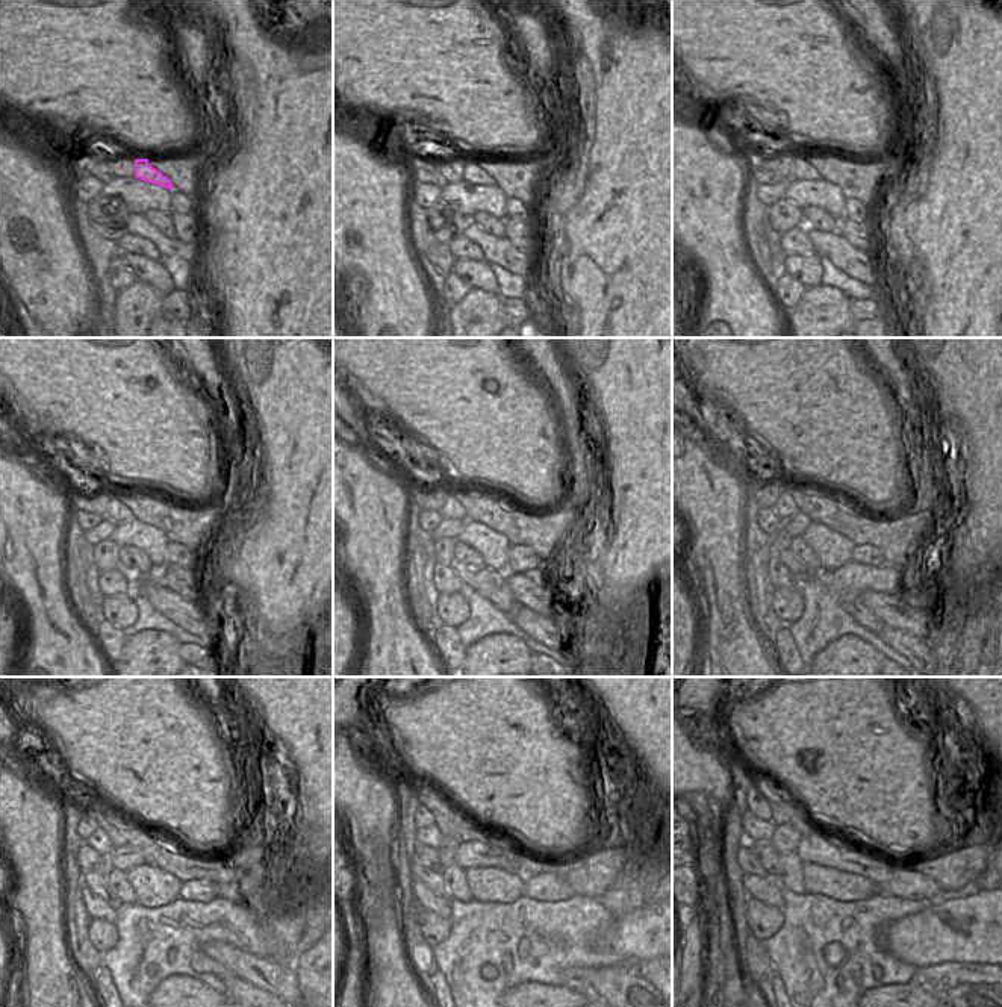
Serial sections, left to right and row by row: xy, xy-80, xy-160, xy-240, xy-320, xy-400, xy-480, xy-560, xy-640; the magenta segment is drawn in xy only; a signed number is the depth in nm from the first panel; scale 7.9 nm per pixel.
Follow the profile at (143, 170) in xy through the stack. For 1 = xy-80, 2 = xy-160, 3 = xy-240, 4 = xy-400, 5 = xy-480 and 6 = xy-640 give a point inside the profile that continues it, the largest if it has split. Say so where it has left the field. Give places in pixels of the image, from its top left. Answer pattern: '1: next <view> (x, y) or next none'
1: next xy-80 (472, 173)
2: next xy-160 (804, 171)
3: next xy-240 (117, 512)
4: next xy-400 (784, 506)
5: next xy-480 (99, 841)
6: next xy-640 (756, 830)

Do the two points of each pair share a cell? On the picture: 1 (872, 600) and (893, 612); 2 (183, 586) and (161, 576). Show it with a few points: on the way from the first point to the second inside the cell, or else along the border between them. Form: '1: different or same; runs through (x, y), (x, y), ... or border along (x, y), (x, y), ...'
1: same; runs through (877, 603), (889, 609)
2: same; runs through (177, 580), (173, 576), (167, 576)

